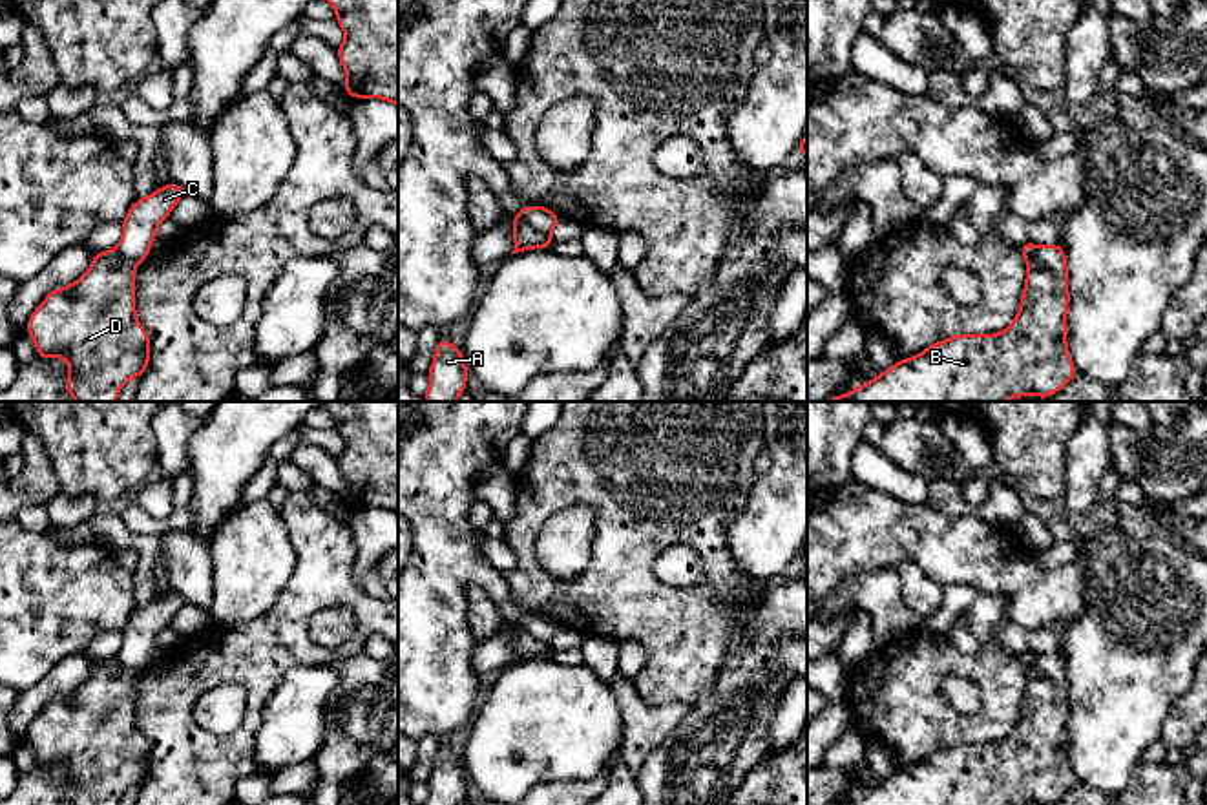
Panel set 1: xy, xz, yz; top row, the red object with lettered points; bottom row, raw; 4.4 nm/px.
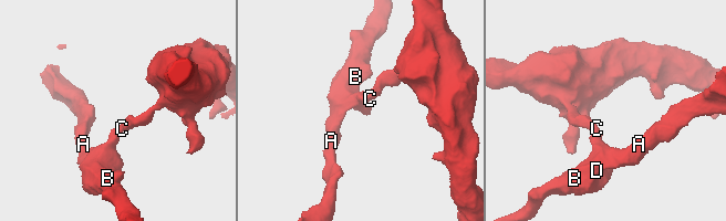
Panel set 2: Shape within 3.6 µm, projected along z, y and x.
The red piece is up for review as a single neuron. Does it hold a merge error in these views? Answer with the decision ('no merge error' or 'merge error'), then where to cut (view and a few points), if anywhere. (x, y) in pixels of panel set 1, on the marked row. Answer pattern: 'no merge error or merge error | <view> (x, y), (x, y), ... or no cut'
merge error | xz (519, 212), (535, 229), (550, 234)

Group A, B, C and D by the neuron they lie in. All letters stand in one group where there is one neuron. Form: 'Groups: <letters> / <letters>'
Groups: A B D / C

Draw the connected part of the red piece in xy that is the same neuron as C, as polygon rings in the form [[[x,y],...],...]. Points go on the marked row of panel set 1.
[[[170,183],[152,195],[133,201],[130,212],[121,221],[122,237],[117,250],[128,261],[141,263],[150,256],[150,246],[157,237],[157,226],[170,217],[173,206],[186,195],[181,184]]]

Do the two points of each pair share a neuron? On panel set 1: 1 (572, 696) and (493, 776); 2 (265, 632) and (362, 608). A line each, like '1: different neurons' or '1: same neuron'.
1: same neuron
2: same neuron

